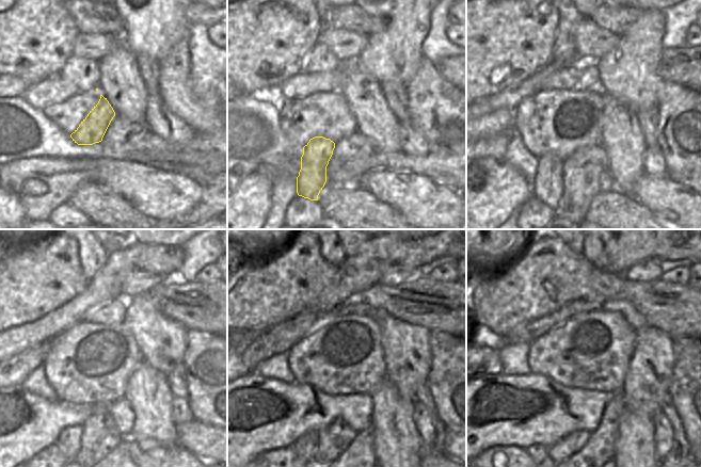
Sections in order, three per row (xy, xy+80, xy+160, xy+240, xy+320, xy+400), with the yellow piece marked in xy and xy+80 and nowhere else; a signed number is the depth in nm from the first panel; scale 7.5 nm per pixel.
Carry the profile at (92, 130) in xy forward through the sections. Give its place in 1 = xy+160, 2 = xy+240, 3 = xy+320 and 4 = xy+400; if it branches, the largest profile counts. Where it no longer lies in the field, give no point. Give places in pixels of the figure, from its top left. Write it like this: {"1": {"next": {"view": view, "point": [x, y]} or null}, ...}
{"1": {"next": {"view": "xy+160", "point": [548, 186]}}, "2": {"next": {"view": "xy+240", "point": [68, 441]}}, "3": {"next": {"view": "xy+320", "point": [305, 446]}}, "4": {"next": {"view": "xy+400", "point": [537, 446]}}}

